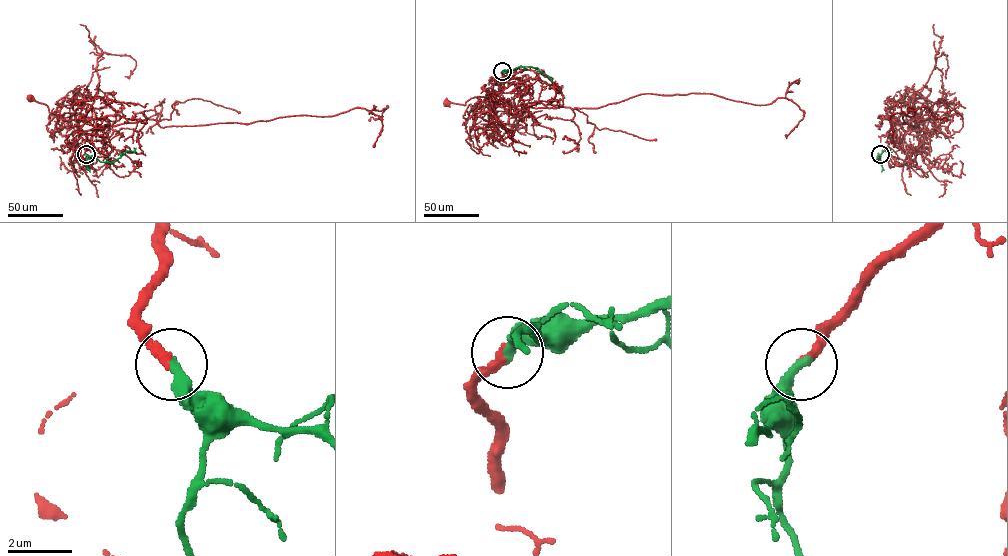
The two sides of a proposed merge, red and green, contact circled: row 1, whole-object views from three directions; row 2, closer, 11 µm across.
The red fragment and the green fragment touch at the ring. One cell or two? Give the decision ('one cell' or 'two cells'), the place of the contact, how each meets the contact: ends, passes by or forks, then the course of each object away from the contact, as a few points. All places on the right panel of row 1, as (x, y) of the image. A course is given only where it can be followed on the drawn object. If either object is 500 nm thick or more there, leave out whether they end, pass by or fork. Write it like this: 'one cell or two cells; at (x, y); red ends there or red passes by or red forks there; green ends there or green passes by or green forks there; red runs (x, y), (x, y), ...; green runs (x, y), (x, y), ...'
one cell; at (880, 154); red ends there; green ends there; red runs (880, 154), (893, 138), (902, 140), (909, 130), (916, 128), (913, 121), (906, 119), (914, 109), (912, 98); green runs (880, 154), (876, 163), (877, 155), (883, 151), (892, 152)

